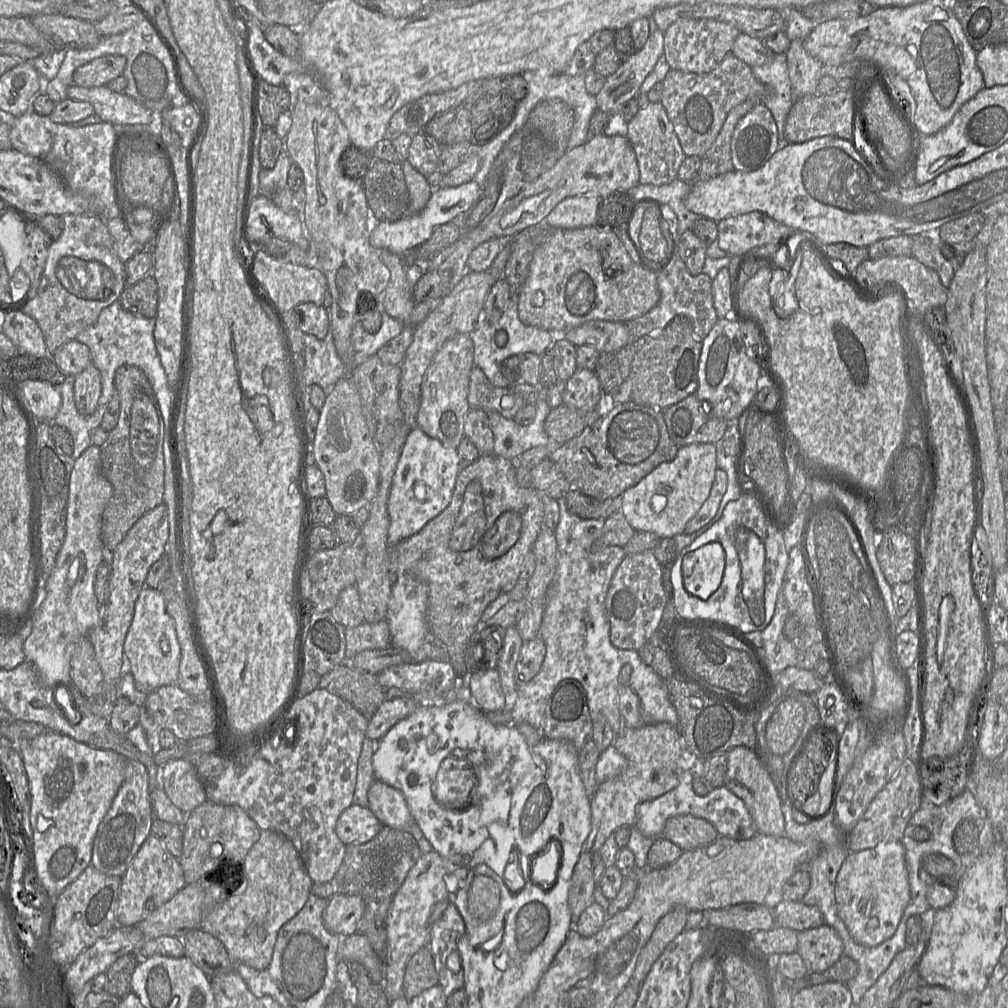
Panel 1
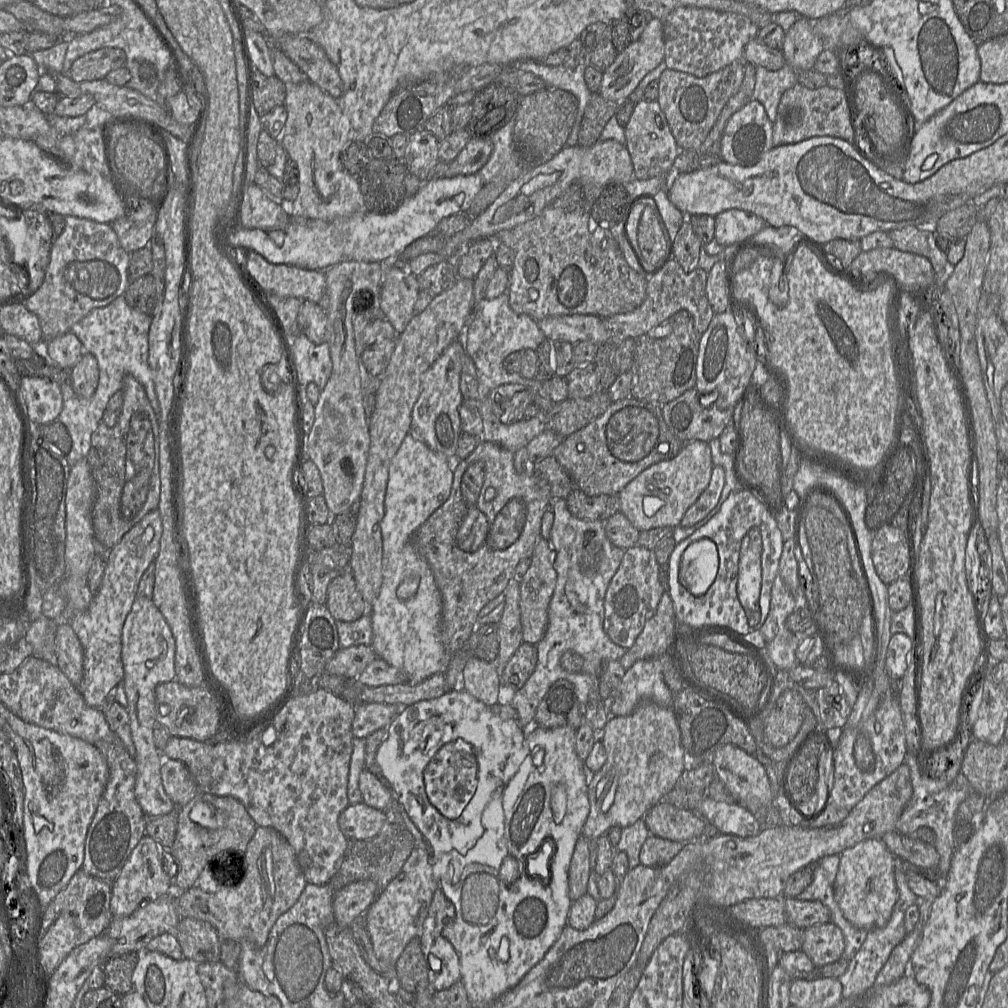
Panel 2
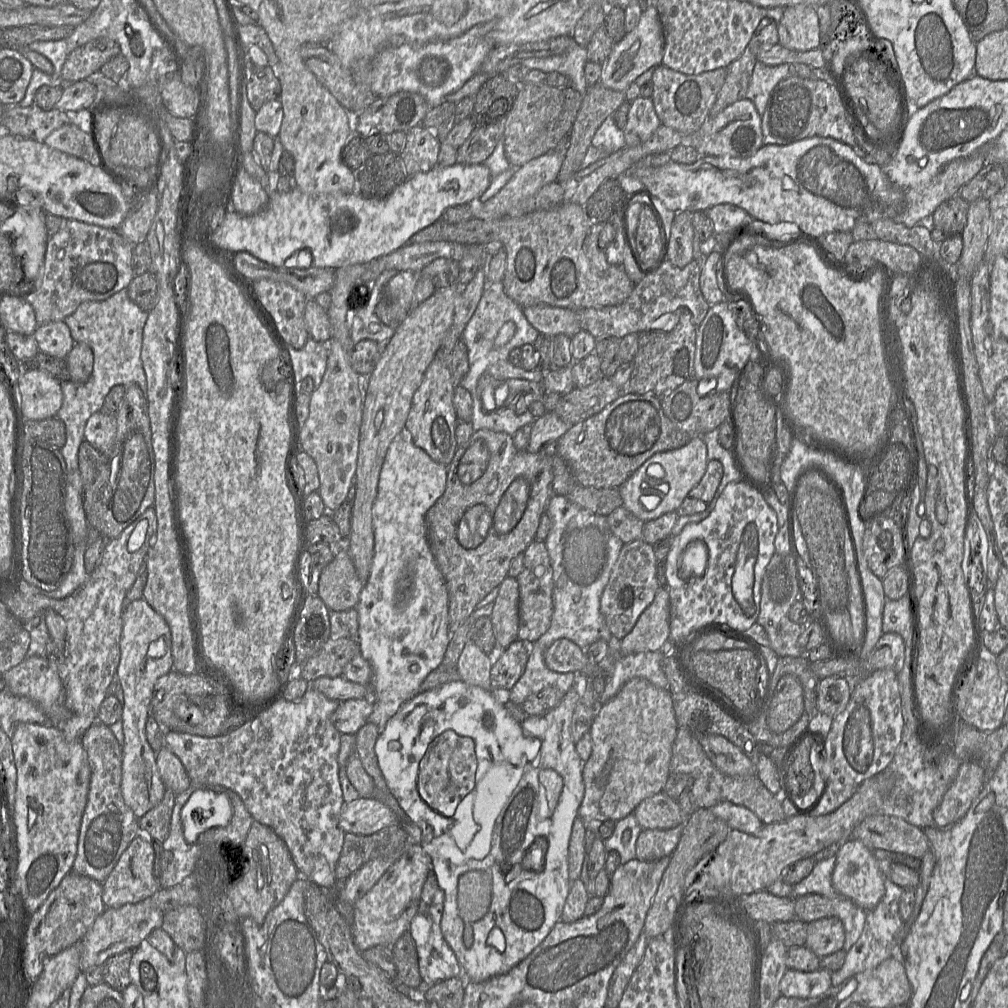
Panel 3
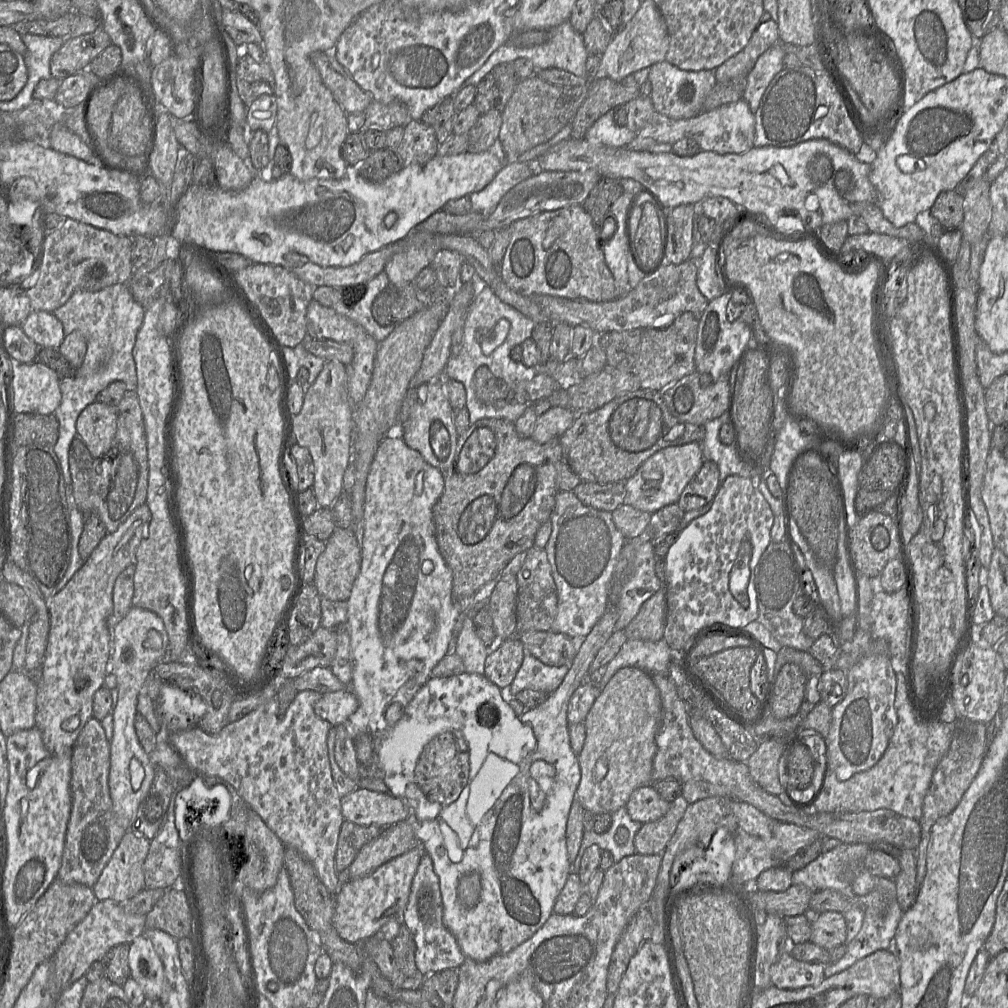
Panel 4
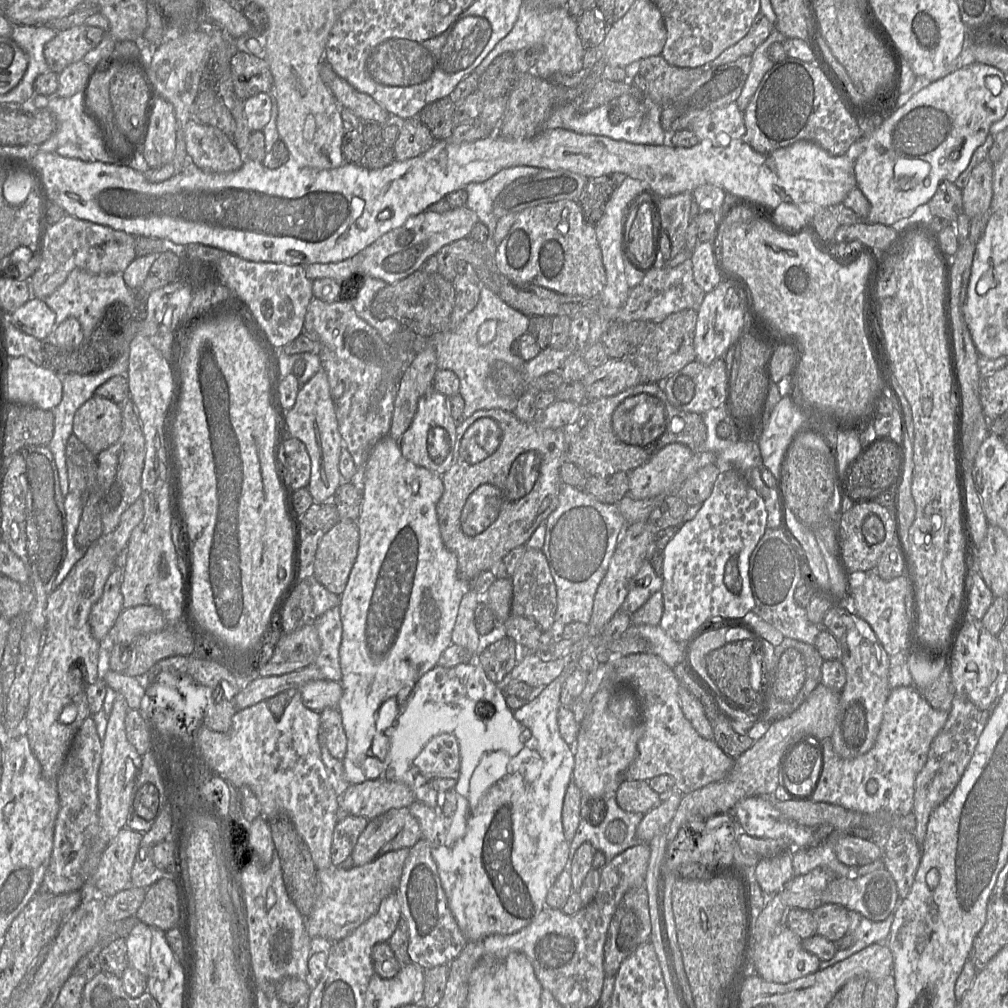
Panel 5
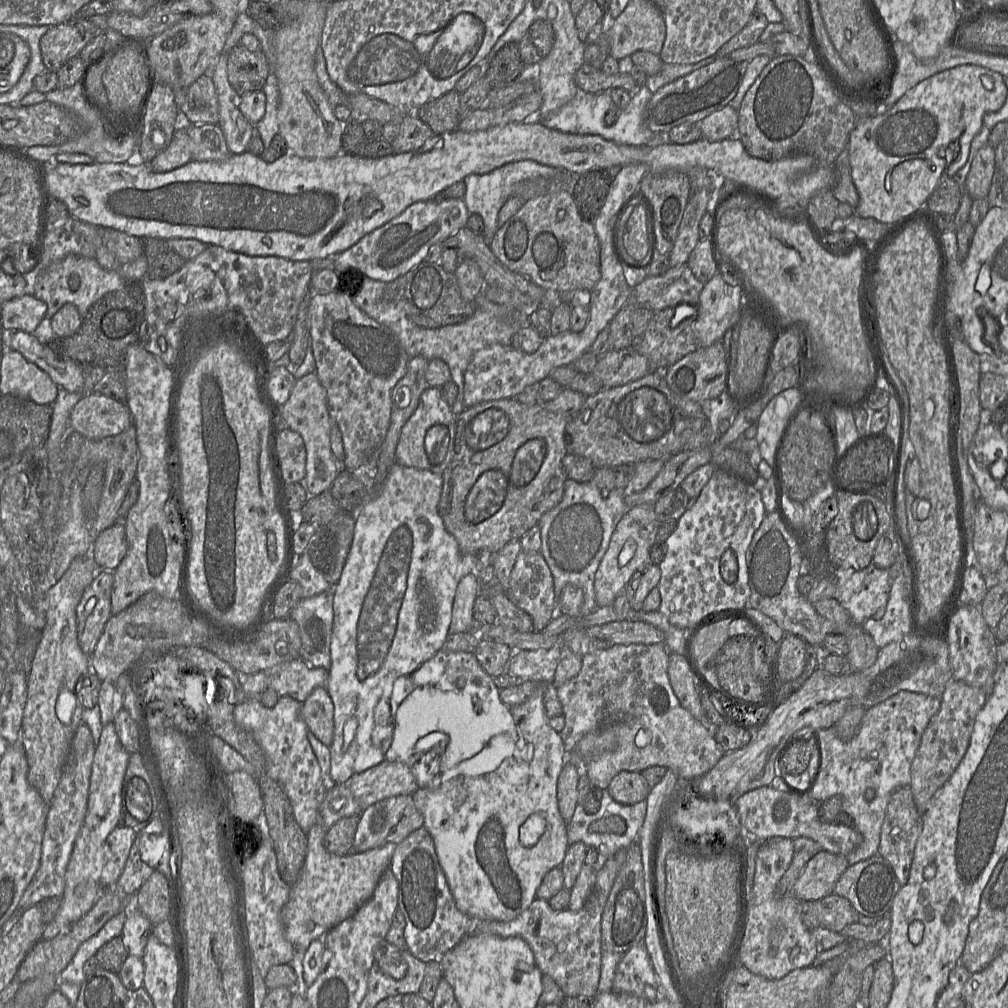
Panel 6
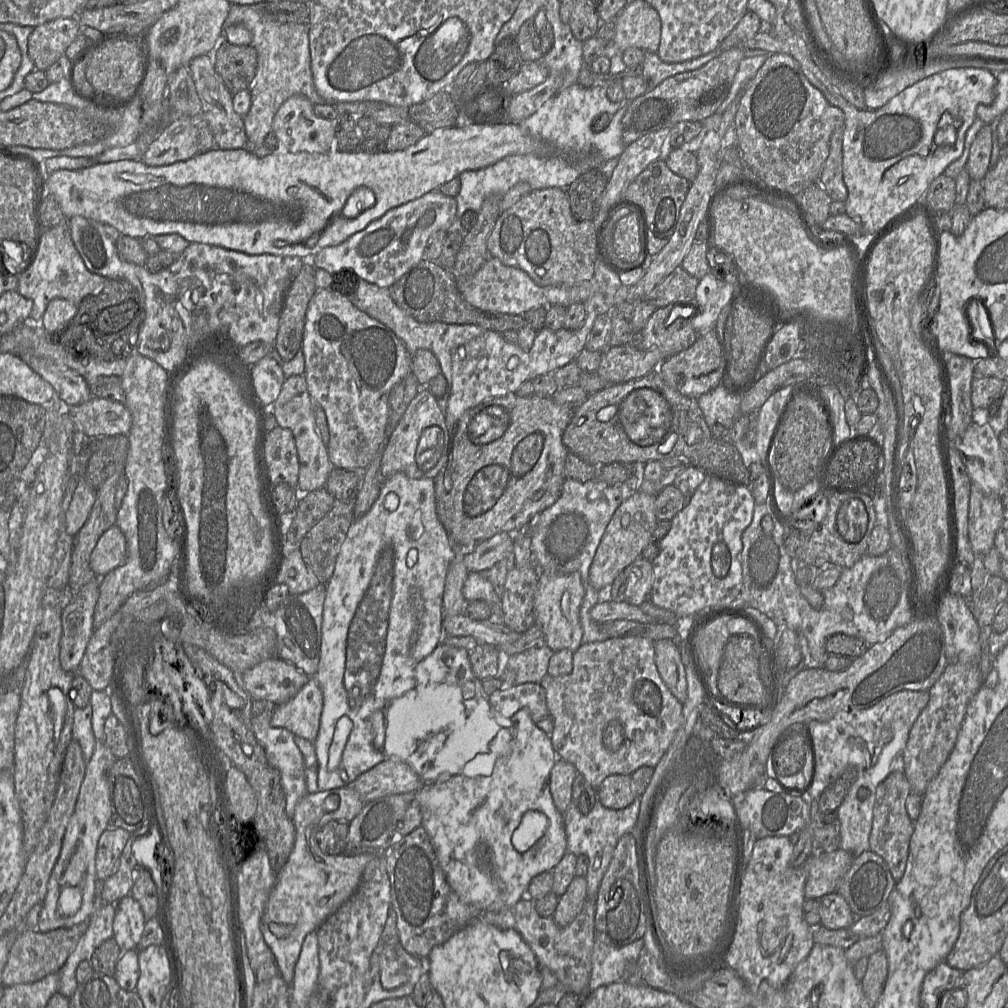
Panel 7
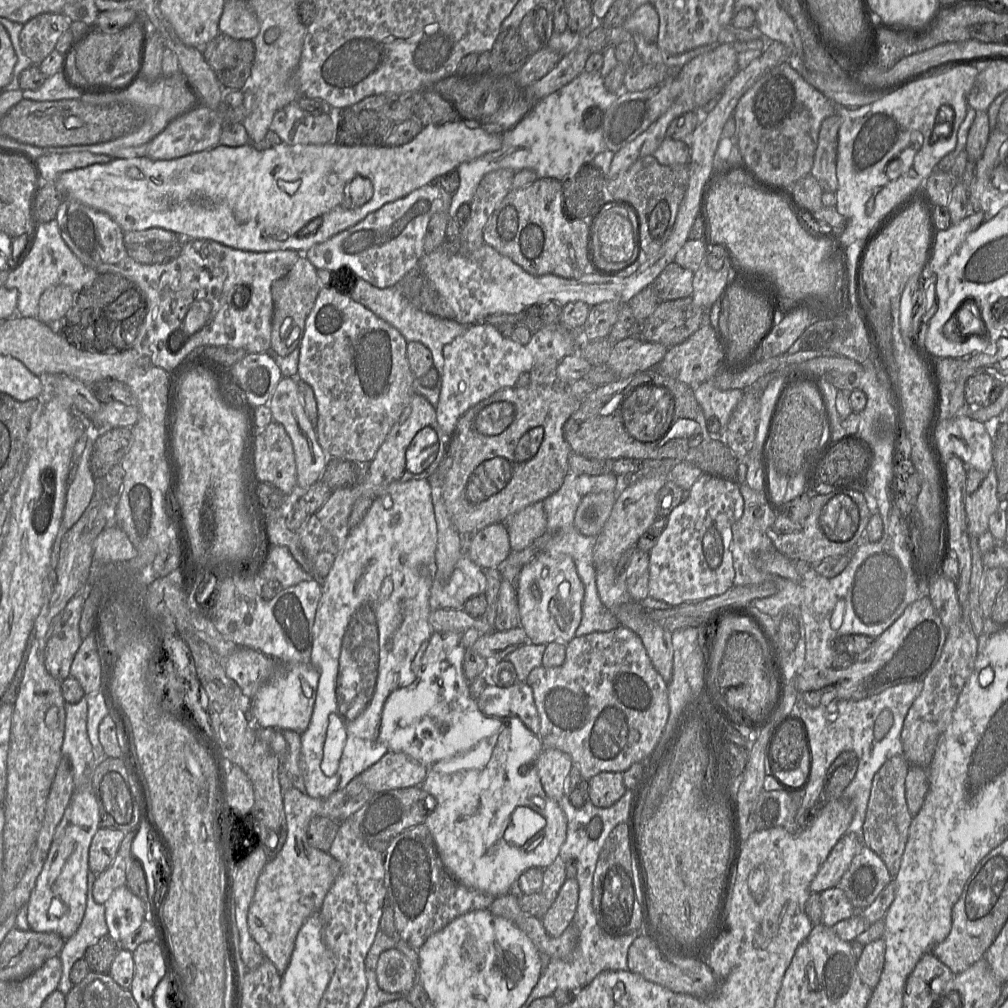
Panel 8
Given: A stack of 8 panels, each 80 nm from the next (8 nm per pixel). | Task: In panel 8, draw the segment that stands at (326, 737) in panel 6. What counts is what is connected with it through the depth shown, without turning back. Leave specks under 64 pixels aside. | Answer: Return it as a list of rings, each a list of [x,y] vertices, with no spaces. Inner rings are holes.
[[[278,663],[274,676],[252,697],[251,718],[258,727],[293,730],[303,733],[309,726],[319,682],[319,672],[309,664]]]

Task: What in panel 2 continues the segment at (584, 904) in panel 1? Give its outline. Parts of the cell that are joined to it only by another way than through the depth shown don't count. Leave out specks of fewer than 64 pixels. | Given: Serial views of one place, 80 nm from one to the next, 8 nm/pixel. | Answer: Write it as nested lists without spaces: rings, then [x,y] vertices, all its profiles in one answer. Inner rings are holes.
[[[581,835],[576,842],[569,870],[569,897],[572,902],[587,893],[590,876],[588,840]]]

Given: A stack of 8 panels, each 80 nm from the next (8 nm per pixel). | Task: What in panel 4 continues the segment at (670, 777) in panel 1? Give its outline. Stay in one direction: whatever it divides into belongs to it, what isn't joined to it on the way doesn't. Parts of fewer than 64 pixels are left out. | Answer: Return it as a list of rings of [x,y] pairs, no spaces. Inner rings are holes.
[[[633,667],[620,669],[601,690],[584,721],[586,739],[578,755],[581,780],[577,788],[577,800],[584,810],[597,815],[613,813],[625,807],[634,790],[653,784],[653,761],[657,751],[655,739],[660,719],[661,699],[651,676]]]

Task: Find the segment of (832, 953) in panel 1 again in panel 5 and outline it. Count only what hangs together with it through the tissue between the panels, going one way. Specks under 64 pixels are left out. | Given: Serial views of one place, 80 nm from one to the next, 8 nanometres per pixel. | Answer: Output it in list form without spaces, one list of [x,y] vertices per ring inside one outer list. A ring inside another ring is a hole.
[[[821,904],[814,910],[816,934],[836,942],[848,931],[849,910],[839,904]]]

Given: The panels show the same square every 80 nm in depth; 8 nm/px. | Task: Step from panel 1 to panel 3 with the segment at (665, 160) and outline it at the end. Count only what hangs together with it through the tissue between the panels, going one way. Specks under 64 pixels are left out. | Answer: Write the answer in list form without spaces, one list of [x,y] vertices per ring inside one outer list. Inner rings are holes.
[[[638,97],[631,102],[624,128],[626,147],[640,146],[650,139],[661,125],[651,98]]]

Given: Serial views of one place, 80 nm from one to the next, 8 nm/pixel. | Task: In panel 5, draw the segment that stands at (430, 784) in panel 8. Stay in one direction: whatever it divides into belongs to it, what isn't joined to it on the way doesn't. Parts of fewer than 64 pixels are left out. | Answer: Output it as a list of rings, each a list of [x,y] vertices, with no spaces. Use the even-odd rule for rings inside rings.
[[[568,659],[568,665],[556,680],[544,688],[534,689],[535,697],[532,700],[528,700],[528,702],[521,708],[513,711],[514,718],[531,733],[531,738],[525,743],[524,750],[517,757],[510,758],[509,755],[502,750],[490,751],[482,756],[470,779],[468,799],[462,797],[467,801],[468,817],[465,832],[461,837],[456,841],[448,841],[447,832],[449,830],[449,820],[441,812],[440,807],[429,807],[417,800],[414,800],[414,802],[408,807],[411,814],[416,818],[420,825],[422,837],[429,843],[432,857],[437,865],[438,874],[446,895],[448,906],[460,931],[467,941],[477,941],[493,934],[510,935],[527,927],[546,907],[546,896],[549,889],[552,887],[559,874],[568,867],[569,843],[564,835],[562,808],[567,787],[571,781],[573,781],[575,754],[574,749],[569,746],[560,735],[558,726],[558,710],[561,706],[560,695],[563,683],[566,677],[574,669],[575,659]]]

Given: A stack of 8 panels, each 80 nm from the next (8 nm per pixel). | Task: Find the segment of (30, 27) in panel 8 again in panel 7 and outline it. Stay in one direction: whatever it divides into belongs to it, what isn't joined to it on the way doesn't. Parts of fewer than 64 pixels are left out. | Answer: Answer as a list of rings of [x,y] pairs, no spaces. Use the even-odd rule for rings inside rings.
[[[57,18],[34,27],[28,52],[37,69],[46,71],[62,55],[80,32],[77,18]]]

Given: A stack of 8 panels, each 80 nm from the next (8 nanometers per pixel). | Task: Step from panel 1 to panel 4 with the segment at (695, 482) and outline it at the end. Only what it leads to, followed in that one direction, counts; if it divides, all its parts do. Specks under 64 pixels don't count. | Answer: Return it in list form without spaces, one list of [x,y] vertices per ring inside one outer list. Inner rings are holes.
[[[699,442],[670,446],[659,450],[649,457],[632,477],[625,481],[624,503],[651,514],[666,505],[677,503],[681,493],[699,472],[704,461],[702,445]]]

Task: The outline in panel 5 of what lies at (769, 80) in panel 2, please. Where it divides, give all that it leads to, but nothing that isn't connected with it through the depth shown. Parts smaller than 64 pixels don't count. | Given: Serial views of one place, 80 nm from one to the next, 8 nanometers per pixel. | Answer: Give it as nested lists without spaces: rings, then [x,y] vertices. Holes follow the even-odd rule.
[[[775,27],[768,38],[752,54],[750,72],[740,96],[736,100],[736,104],[742,112],[747,108],[763,76],[775,65],[769,58],[769,47],[775,42],[783,43],[786,39],[785,35]]]

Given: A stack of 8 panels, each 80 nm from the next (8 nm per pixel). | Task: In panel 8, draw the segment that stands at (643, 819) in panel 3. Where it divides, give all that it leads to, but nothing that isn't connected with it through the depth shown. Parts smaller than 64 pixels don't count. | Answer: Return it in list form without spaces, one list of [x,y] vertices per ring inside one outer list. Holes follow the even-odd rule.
[[[600,772],[588,784],[590,801],[599,808],[612,806],[627,790],[622,772]]]

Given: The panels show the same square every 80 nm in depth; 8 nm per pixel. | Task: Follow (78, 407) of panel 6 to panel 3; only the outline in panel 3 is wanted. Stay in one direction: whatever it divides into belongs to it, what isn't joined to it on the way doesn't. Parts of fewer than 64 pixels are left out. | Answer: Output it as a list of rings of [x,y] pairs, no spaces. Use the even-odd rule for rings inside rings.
[[[94,413],[87,421],[84,429],[85,441],[99,452],[107,452],[114,444],[116,436],[116,417],[102,413]]]

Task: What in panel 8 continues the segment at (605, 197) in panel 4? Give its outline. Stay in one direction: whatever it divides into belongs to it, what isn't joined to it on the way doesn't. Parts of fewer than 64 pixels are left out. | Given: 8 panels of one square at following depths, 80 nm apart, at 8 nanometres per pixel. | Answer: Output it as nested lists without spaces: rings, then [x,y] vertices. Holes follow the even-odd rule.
[[[592,162],[584,164],[573,177],[562,181],[568,214],[579,219],[593,219],[603,203],[604,184],[604,174]]]

